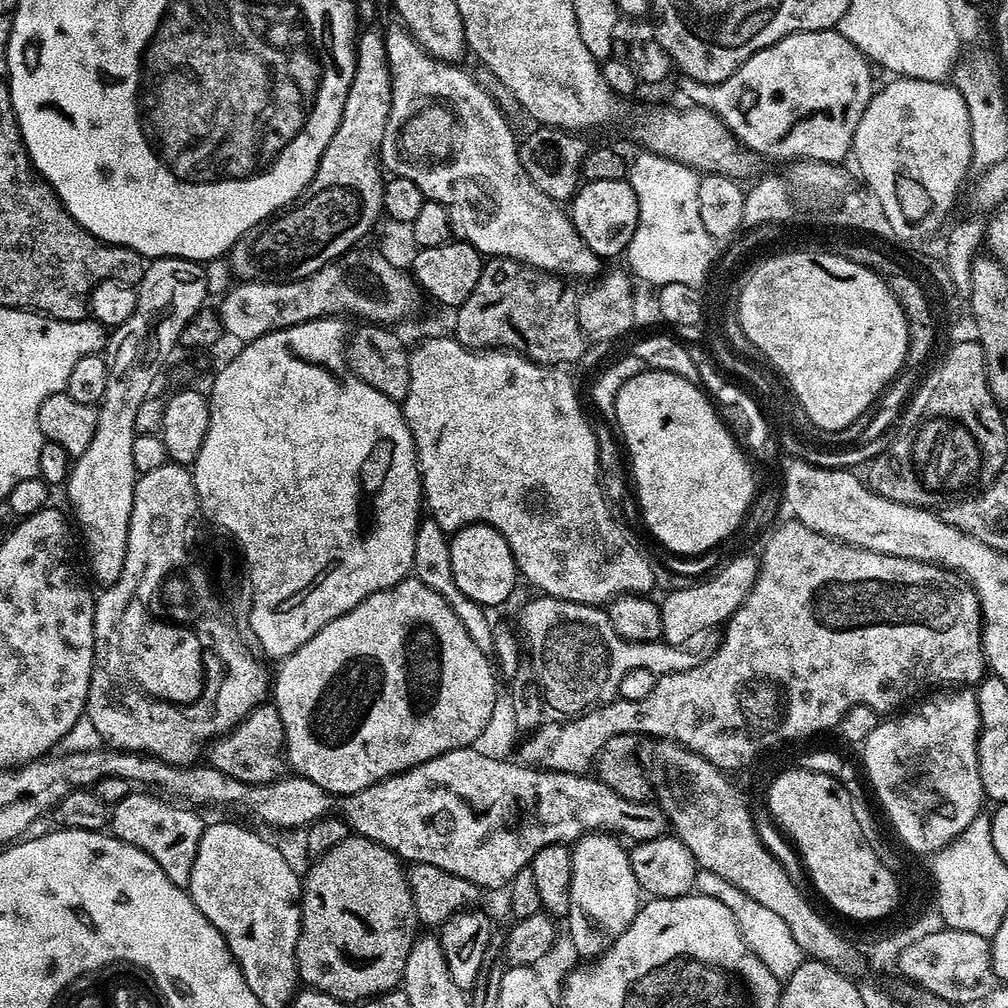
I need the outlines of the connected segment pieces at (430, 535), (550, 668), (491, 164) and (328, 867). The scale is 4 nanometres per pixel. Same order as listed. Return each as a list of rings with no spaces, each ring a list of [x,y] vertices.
[[[421,519],[418,530],[414,534],[412,572],[415,579],[421,580],[426,586],[430,586],[430,590],[437,592],[448,603],[450,610],[454,610],[454,614],[458,614],[458,622],[462,622],[462,626],[466,626],[466,634],[470,634],[474,646],[478,646],[478,650],[482,650],[482,654],[491,657],[493,621],[488,620],[489,613],[483,604],[474,602],[474,598],[466,598],[466,594],[462,594],[462,590],[458,590],[458,586],[454,582],[454,566],[450,566],[451,545],[449,533],[444,532],[436,520]]]
[[[543,594],[533,597],[520,612],[519,631],[543,703],[560,715],[557,717],[581,716],[592,708],[601,708],[617,699],[618,682],[622,682],[630,670],[648,668],[659,678],[671,672],[690,670],[701,662],[702,652],[692,648],[696,646],[624,640],[618,630],[614,630],[603,607],[559,600]]]
[[[405,35],[403,39],[386,39],[388,65],[392,71],[392,101],[390,102],[390,114],[386,122],[386,134],[382,138],[382,146],[380,147],[381,161],[387,167],[389,164],[393,168],[391,171],[395,175],[402,178],[410,178],[410,182],[416,183],[418,190],[422,190],[422,194],[427,199],[446,206],[446,210],[450,214],[453,237],[457,240],[465,240],[470,246],[474,246],[480,251],[481,256],[485,258],[521,260],[523,264],[528,264],[532,268],[540,268],[543,272],[555,272],[557,276],[565,278],[573,278],[572,276],[589,276],[588,278],[595,278],[601,275],[601,257],[594,255],[590,250],[590,246],[586,246],[586,242],[580,237],[578,230],[574,226],[571,215],[565,209],[563,212],[560,209],[563,207],[557,201],[552,200],[546,194],[542,194],[542,190],[538,190],[538,186],[534,186],[534,182],[526,174],[526,170],[520,161],[518,136],[512,133],[512,128],[508,125],[507,118],[500,113],[499,106],[488,97],[487,90],[474,77],[467,76],[462,70],[463,67],[448,64],[445,60],[439,60],[431,56],[421,44],[416,43],[416,39],[413,36]]]
[[[350,834],[342,842],[326,853],[322,853],[319,858],[311,861],[311,867],[302,876],[302,895],[300,897],[300,933],[298,934],[298,946],[296,947],[296,961],[300,971],[300,980],[303,981],[309,989],[317,992],[325,992],[334,998],[345,1002],[357,1000],[363,1002],[372,996],[377,996],[383,992],[389,992],[390,989],[397,987],[404,979],[406,970],[406,958],[412,949],[412,941],[418,932],[418,921],[416,918],[416,907],[412,890],[408,885],[408,873],[405,865],[395,852],[391,852],[386,846],[374,842],[365,836]]]

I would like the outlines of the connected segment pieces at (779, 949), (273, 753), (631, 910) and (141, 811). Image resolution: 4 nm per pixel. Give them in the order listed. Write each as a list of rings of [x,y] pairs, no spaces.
[[[697,871],[695,891],[702,896],[718,898],[718,902],[722,902],[726,910],[730,910],[746,946],[750,946],[750,950],[754,950],[754,954],[758,954],[758,958],[762,958],[762,962],[766,962],[766,966],[782,982],[788,980],[790,974],[794,974],[794,970],[798,970],[798,966],[806,959],[805,952],[800,949],[798,942],[794,942],[790,926],[786,926],[786,922],[782,922],[782,918],[778,918],[774,910],[758,906],[758,902],[750,898],[750,894],[738,890],[738,886],[726,882],[726,878],[721,878],[713,872]]]
[[[275,703],[261,704],[249,716],[244,717],[231,732],[213,739],[207,745],[206,760],[222,774],[247,784],[273,784],[275,780],[284,779],[286,775],[284,727]]]
[[[601,830],[590,832],[571,845],[572,877],[566,923],[568,936],[580,956],[600,957],[632,925],[642,907],[642,889],[634,878],[632,857],[619,842],[615,835]]]
[[[148,790],[129,791],[126,798],[111,805],[110,832],[122,842],[150,854],[150,858],[154,858],[154,862],[162,866],[162,874],[166,874],[166,878],[170,878],[174,886],[187,889],[206,820],[196,813],[199,811],[195,807],[181,806],[179,803],[159,798],[164,799]]]

